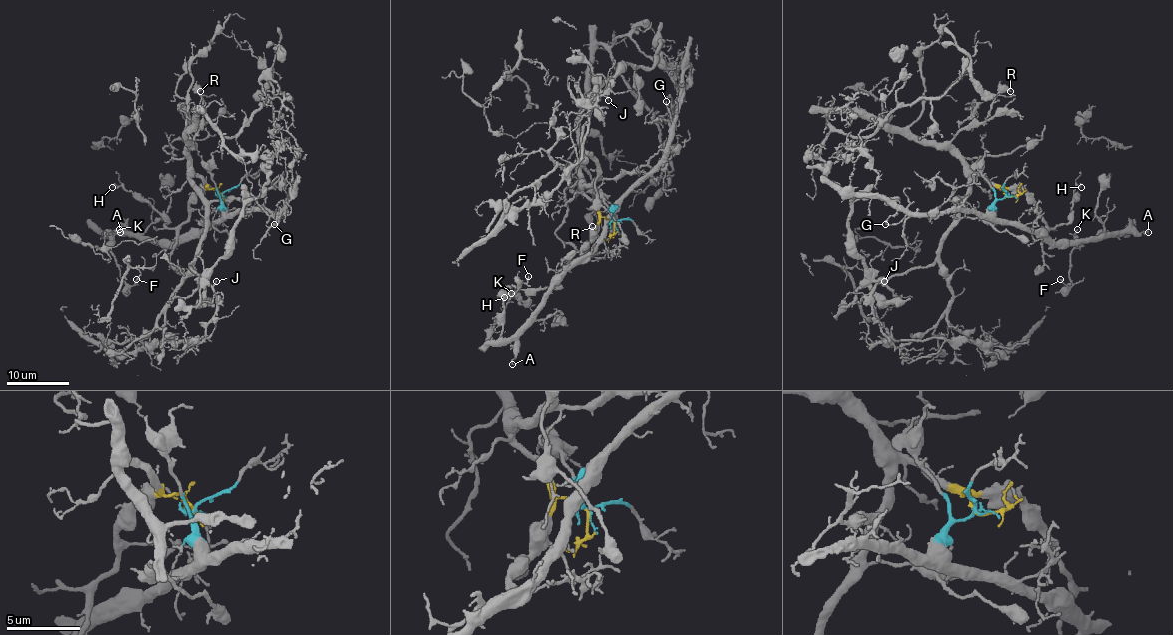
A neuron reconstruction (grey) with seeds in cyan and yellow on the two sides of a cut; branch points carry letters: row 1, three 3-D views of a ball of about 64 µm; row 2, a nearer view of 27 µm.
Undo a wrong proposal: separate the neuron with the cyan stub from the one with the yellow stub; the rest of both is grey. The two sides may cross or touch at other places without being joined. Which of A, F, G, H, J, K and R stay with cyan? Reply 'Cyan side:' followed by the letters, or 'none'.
Cyan side: A, F, G, K

